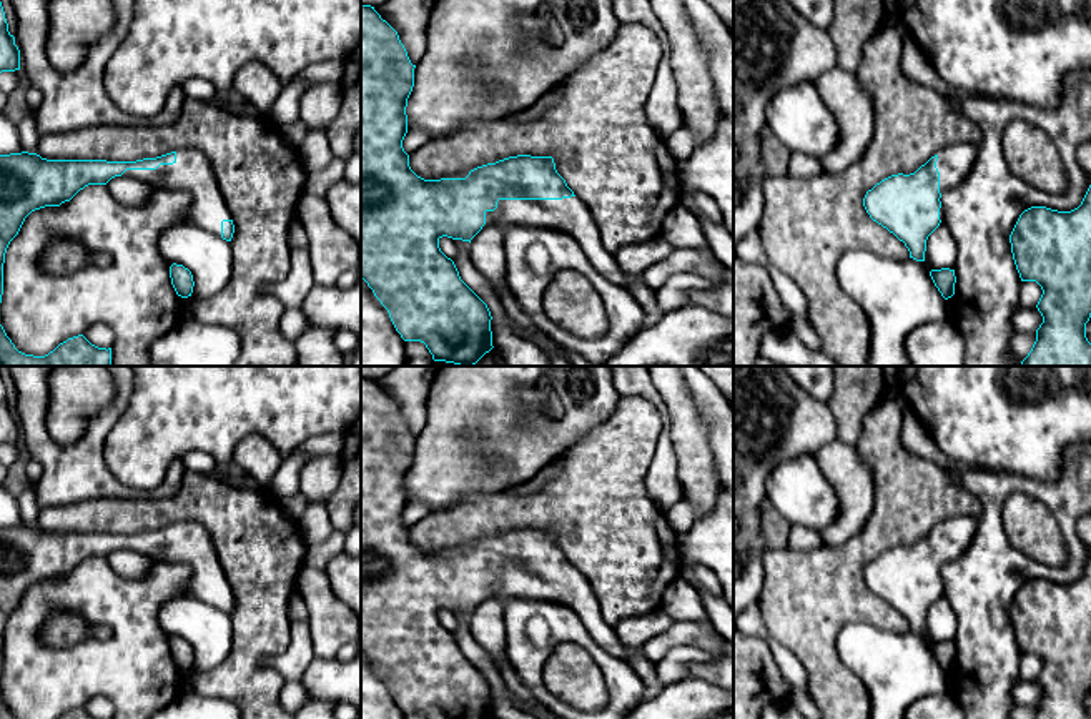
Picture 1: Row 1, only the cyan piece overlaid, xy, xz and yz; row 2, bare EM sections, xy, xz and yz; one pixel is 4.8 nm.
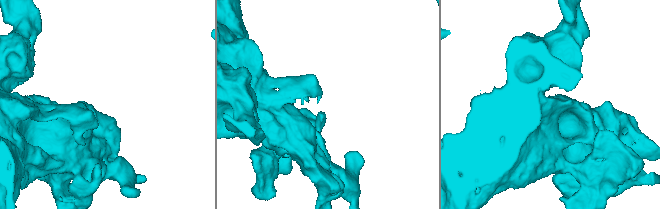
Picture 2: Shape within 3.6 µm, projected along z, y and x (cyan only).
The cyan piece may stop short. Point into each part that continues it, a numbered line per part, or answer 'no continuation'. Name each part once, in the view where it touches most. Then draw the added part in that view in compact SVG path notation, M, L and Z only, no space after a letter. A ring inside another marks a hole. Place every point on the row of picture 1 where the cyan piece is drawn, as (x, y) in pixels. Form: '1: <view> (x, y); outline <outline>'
1: xz (571, 215); outline M579 196L562 200L499 200L494 211L486 211L486 223L499 220L504 225L521 223L555 228L569 233L584 250L594 268L609 281L625 286L629 275L602 243L590 210Z

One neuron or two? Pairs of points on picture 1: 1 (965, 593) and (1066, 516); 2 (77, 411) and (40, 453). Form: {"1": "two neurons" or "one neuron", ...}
{"1": "one neuron", "2": "two neurons"}

